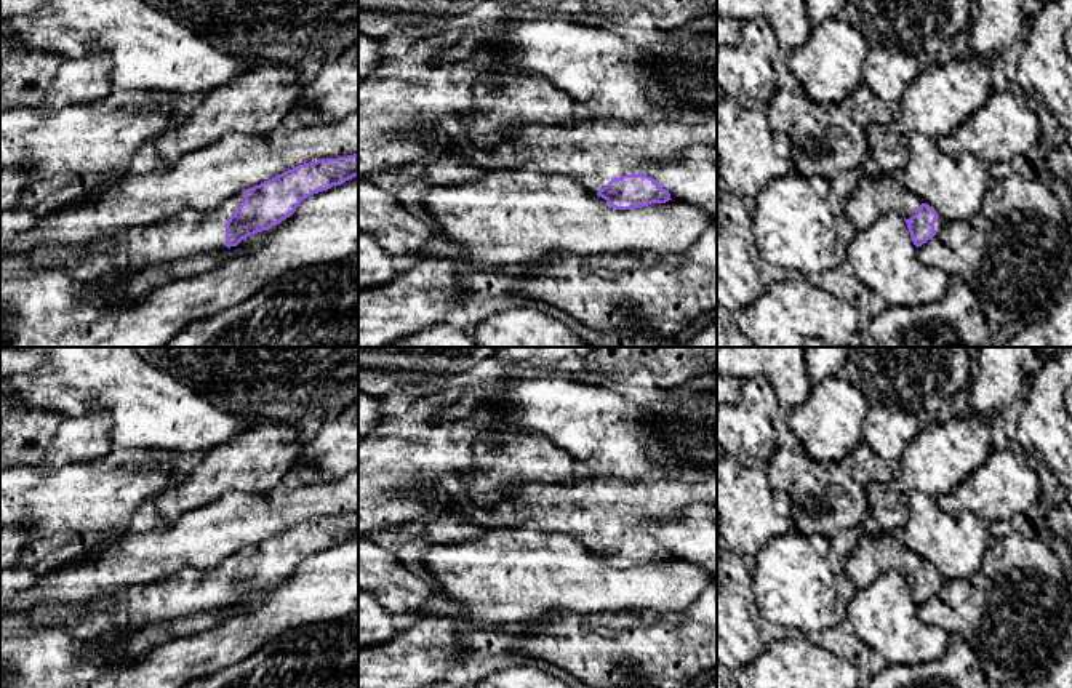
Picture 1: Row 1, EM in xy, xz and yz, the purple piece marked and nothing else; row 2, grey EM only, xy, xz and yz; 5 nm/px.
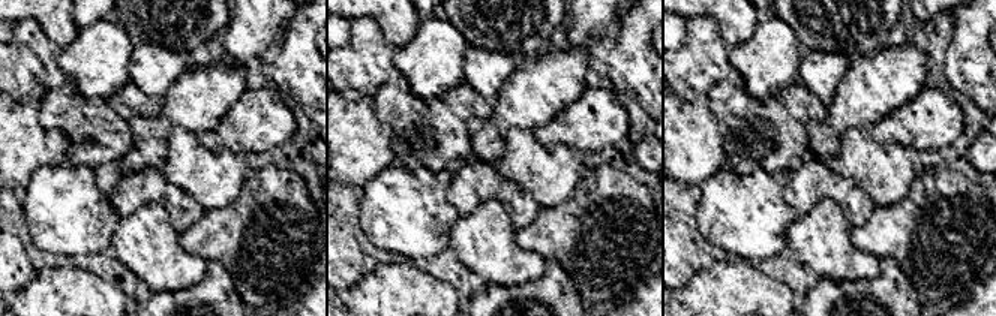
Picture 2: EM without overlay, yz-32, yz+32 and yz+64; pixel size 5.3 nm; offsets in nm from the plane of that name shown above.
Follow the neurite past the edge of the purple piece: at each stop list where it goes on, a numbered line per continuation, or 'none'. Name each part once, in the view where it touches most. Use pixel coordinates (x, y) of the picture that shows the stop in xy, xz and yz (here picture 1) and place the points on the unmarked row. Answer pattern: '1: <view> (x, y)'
1: xy (191, 591)

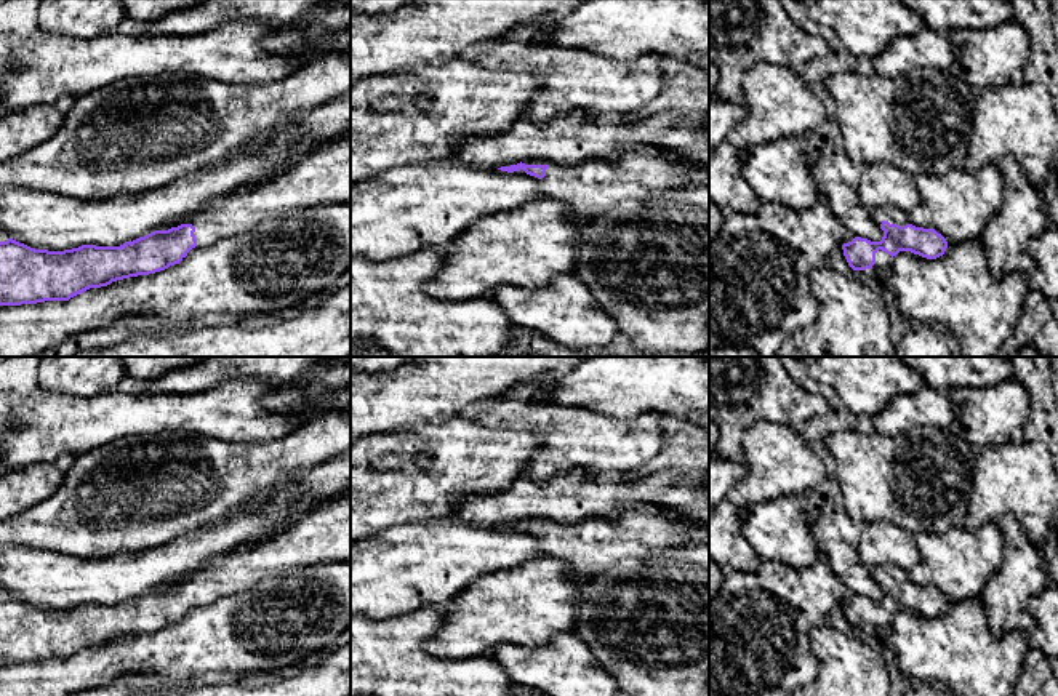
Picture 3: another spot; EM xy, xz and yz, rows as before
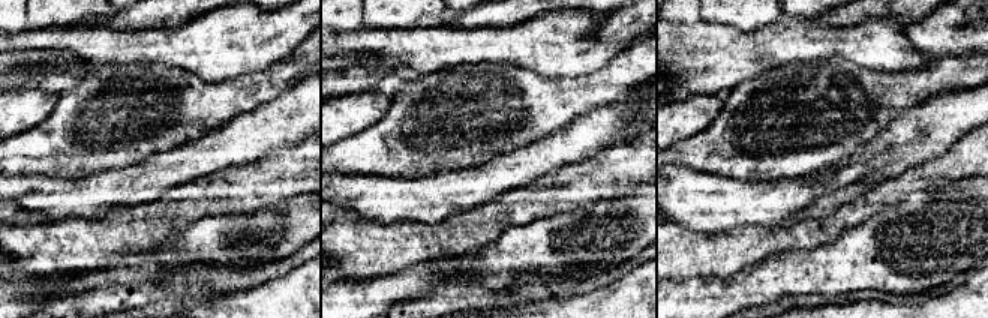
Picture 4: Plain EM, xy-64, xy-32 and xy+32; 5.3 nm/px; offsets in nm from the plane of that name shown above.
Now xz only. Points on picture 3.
1: xz (594, 544)

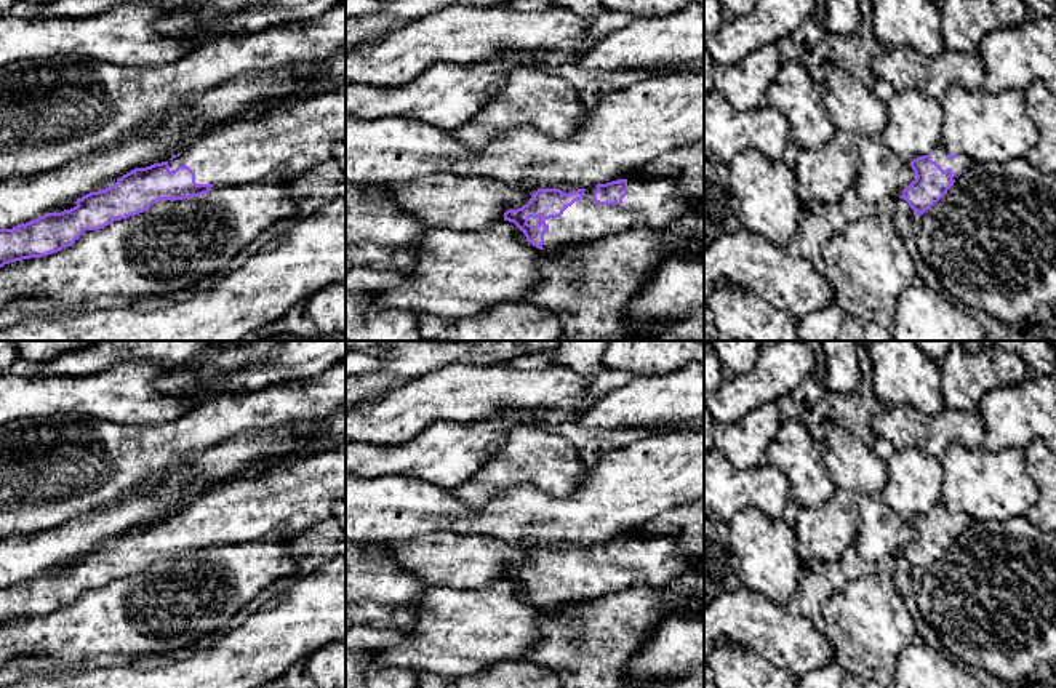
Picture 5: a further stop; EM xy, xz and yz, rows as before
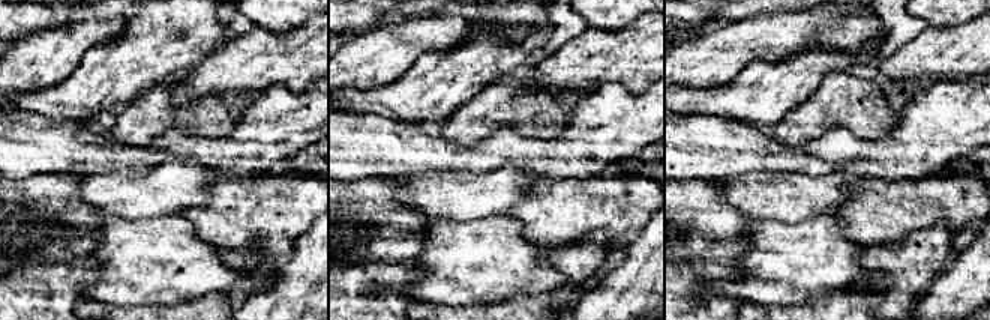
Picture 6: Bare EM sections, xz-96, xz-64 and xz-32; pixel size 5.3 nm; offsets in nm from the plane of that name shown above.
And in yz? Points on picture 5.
1: yz (940, 512)

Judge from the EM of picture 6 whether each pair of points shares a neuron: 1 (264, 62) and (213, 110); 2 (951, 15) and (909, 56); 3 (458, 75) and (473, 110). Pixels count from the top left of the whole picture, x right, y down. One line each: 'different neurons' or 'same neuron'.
1: different neurons
2: different neurons
3: different neurons

